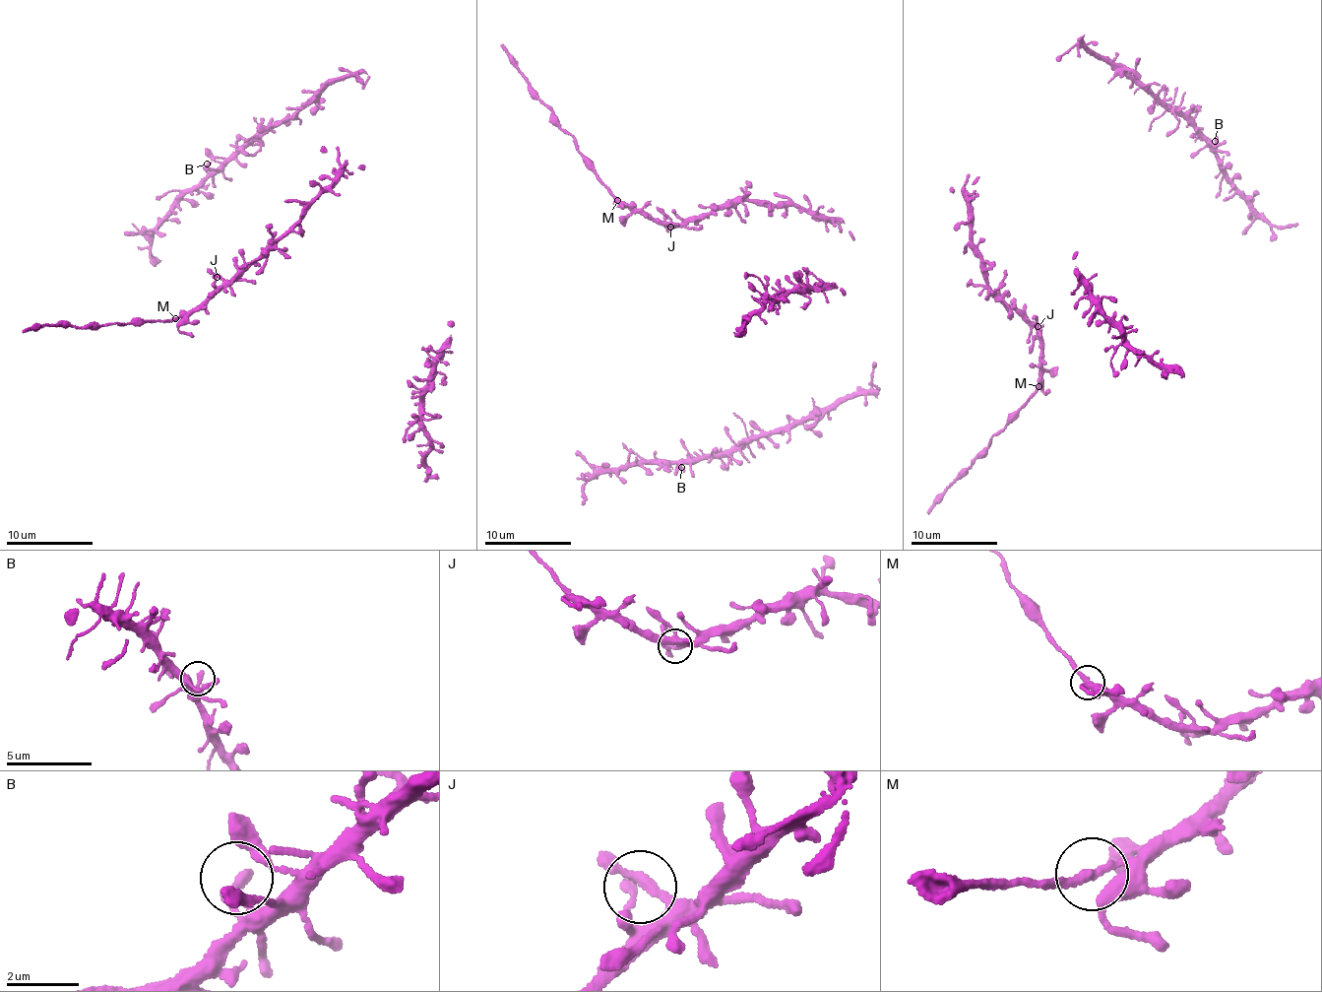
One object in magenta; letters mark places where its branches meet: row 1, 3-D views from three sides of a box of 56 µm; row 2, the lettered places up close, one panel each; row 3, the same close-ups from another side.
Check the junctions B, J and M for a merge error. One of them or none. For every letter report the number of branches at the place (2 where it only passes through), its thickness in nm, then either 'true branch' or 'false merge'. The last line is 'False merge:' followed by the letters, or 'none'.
B: branches 2; calibre 200 nm; true branch
J: branches 2; calibre 220 nm; true branch
M: branches 2; calibre 240 nm; false merge
False merge: M

